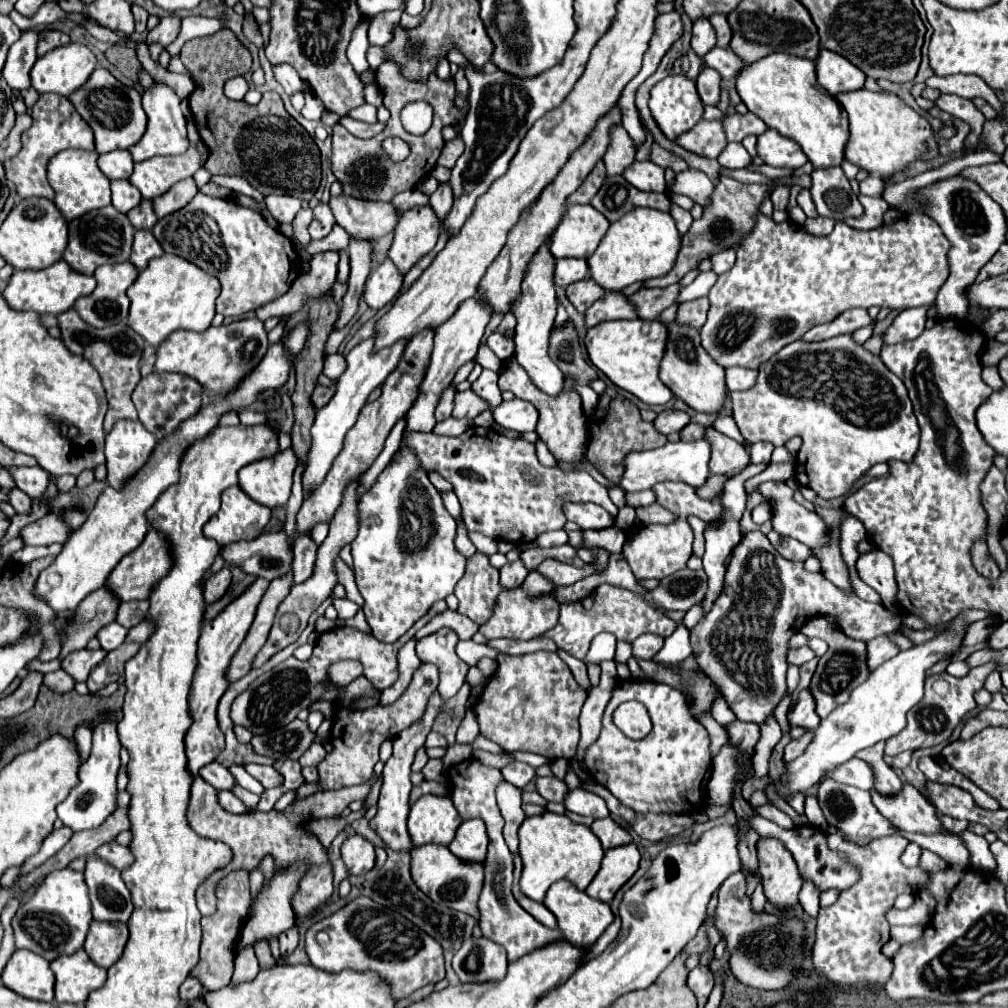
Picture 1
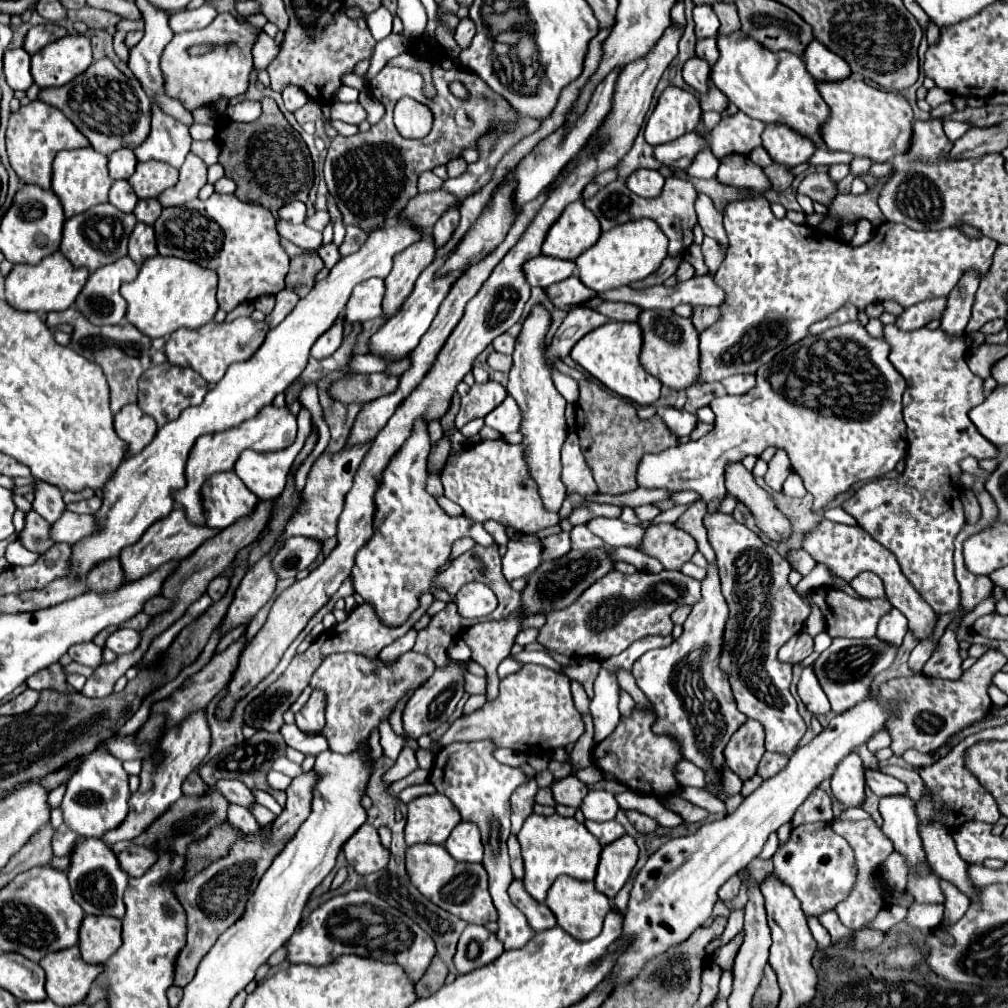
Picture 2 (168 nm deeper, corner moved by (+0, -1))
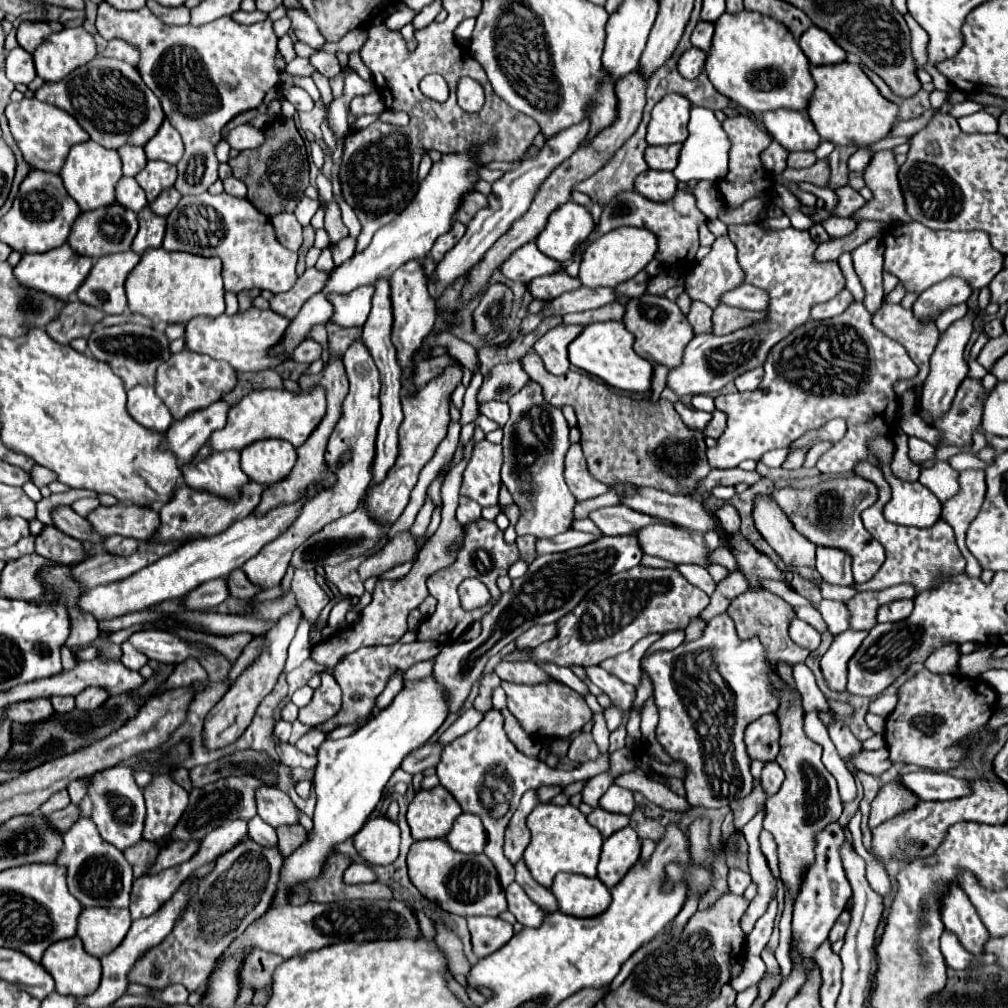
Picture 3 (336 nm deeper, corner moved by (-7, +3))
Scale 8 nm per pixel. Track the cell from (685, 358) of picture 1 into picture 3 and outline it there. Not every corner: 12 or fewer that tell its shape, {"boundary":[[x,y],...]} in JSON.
{"boundary":[[651,293],[625,303],[635,353],[675,369],[695,337],[677,303]]}

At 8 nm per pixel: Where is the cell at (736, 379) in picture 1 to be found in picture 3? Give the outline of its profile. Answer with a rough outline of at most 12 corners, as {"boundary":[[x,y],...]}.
{"boundary":[[763,367],[739,375],[735,379],[739,391],[759,387]]}

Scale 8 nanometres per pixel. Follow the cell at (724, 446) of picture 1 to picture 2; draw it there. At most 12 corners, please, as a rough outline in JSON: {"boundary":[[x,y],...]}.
{"boundary":[[742,463],[728,465],[726,489],[756,527],[780,543],[792,525]]}

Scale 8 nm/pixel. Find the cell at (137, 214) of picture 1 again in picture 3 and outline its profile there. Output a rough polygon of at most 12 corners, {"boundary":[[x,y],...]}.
{"boundary":[[165,189],[149,207],[155,215],[171,213],[181,193]]}

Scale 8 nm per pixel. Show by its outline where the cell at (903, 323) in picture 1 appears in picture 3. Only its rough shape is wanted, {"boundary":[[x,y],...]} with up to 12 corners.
{"boundary":[[951,277],[923,291],[913,305],[917,319],[965,303],[971,287]]}

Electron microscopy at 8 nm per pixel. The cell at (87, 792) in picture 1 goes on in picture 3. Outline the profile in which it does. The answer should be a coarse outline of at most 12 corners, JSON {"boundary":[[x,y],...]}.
{"boundary":[[129,767],[91,775],[91,821],[107,843],[141,841],[145,801]]}

